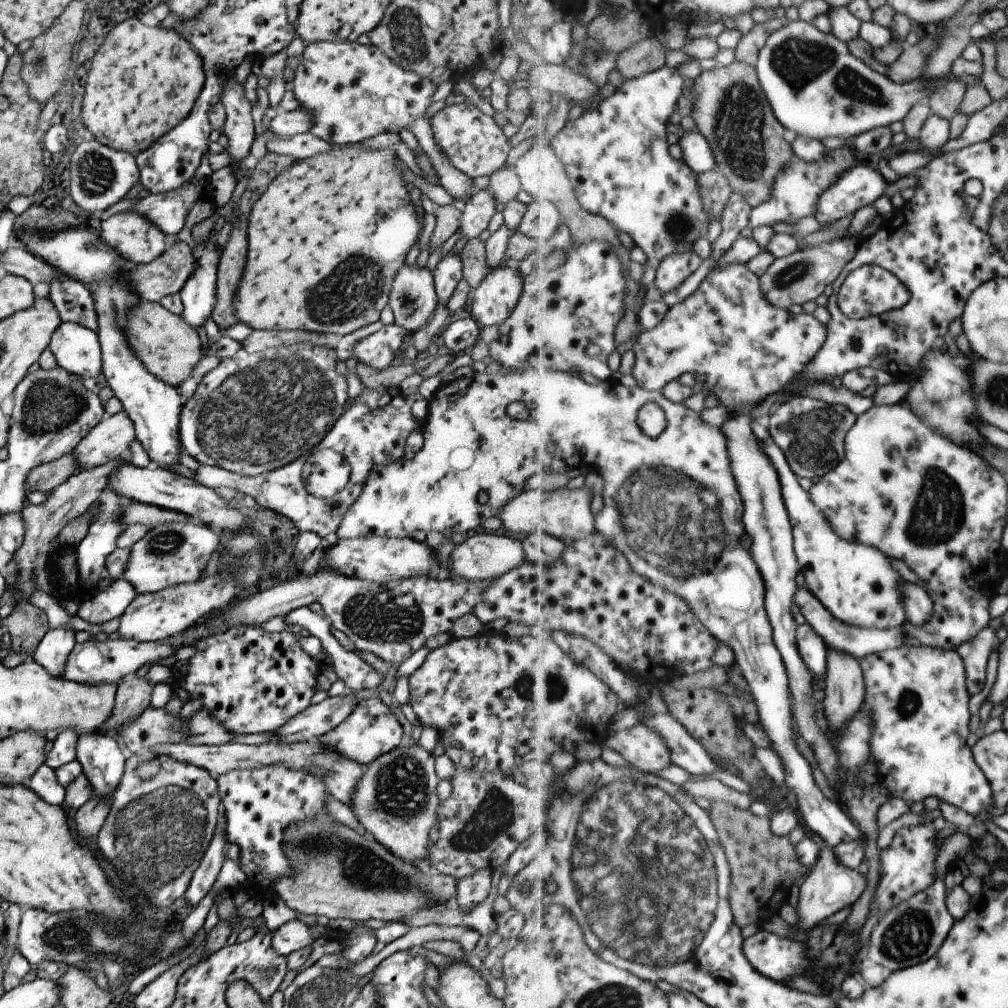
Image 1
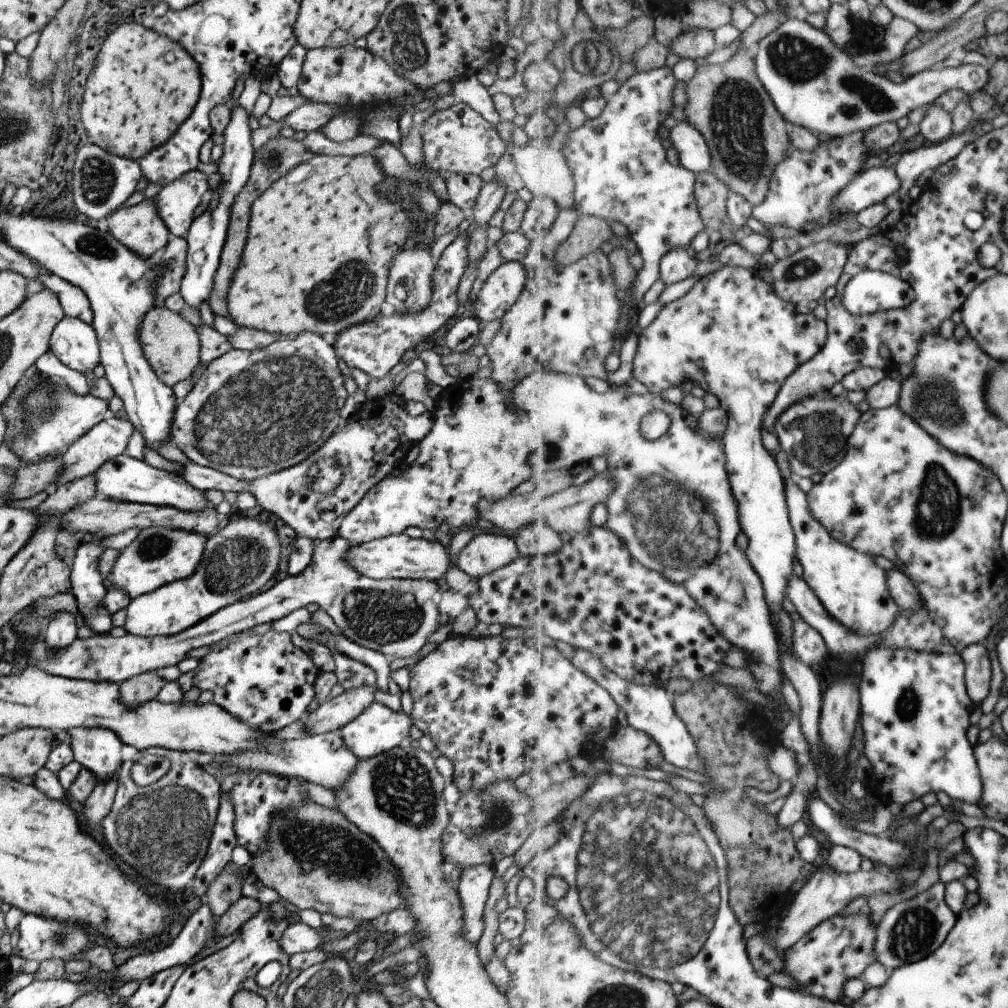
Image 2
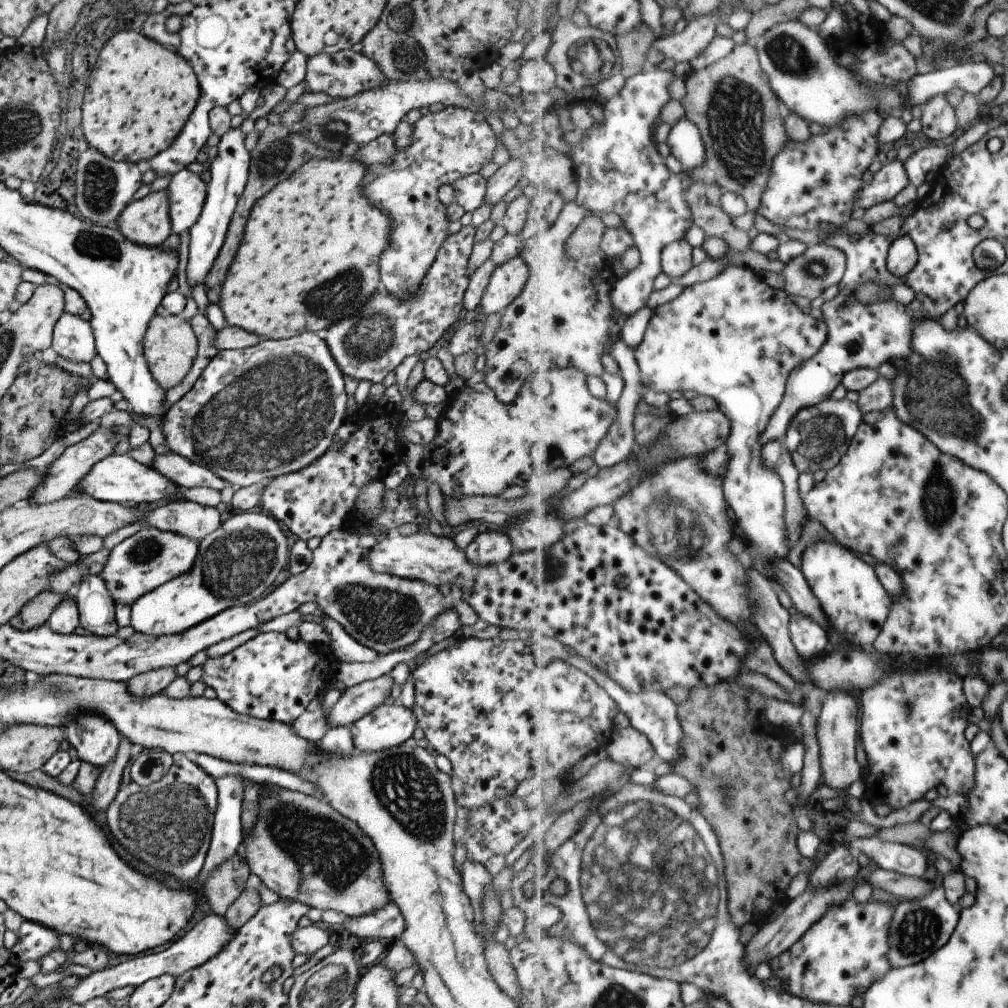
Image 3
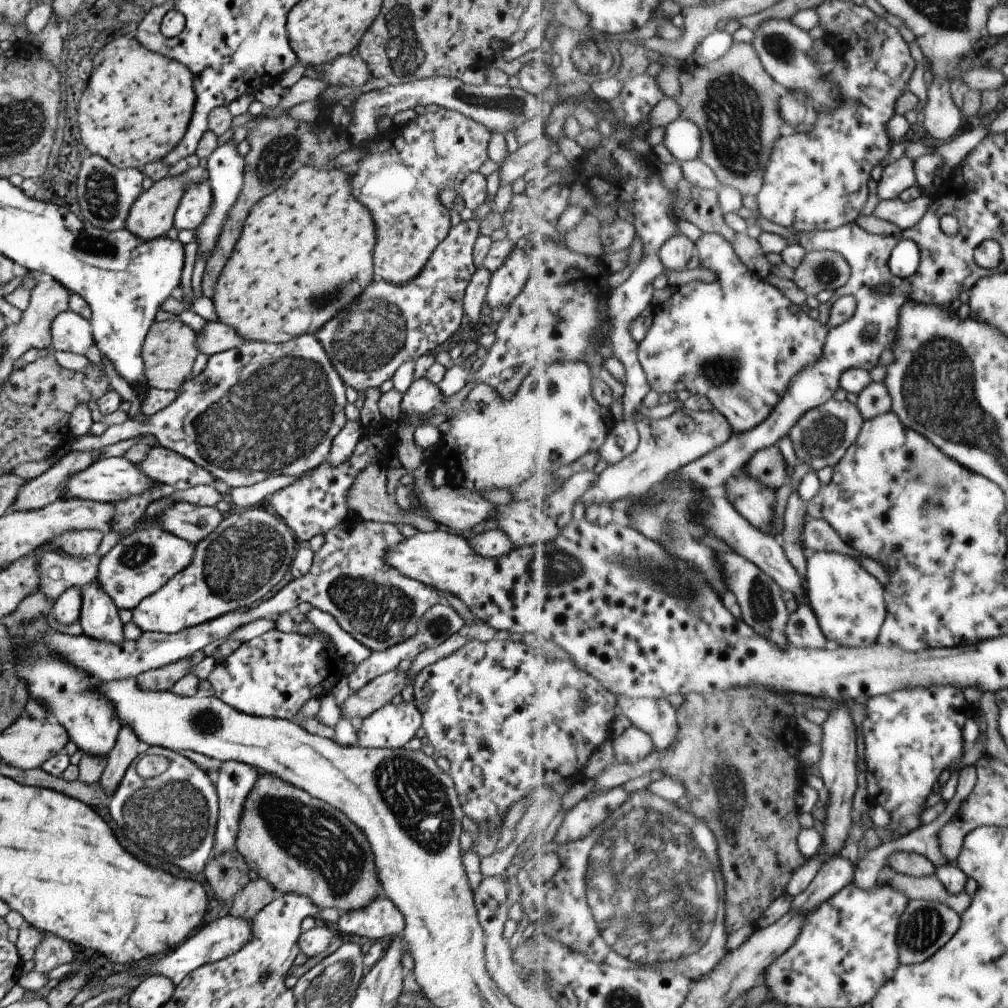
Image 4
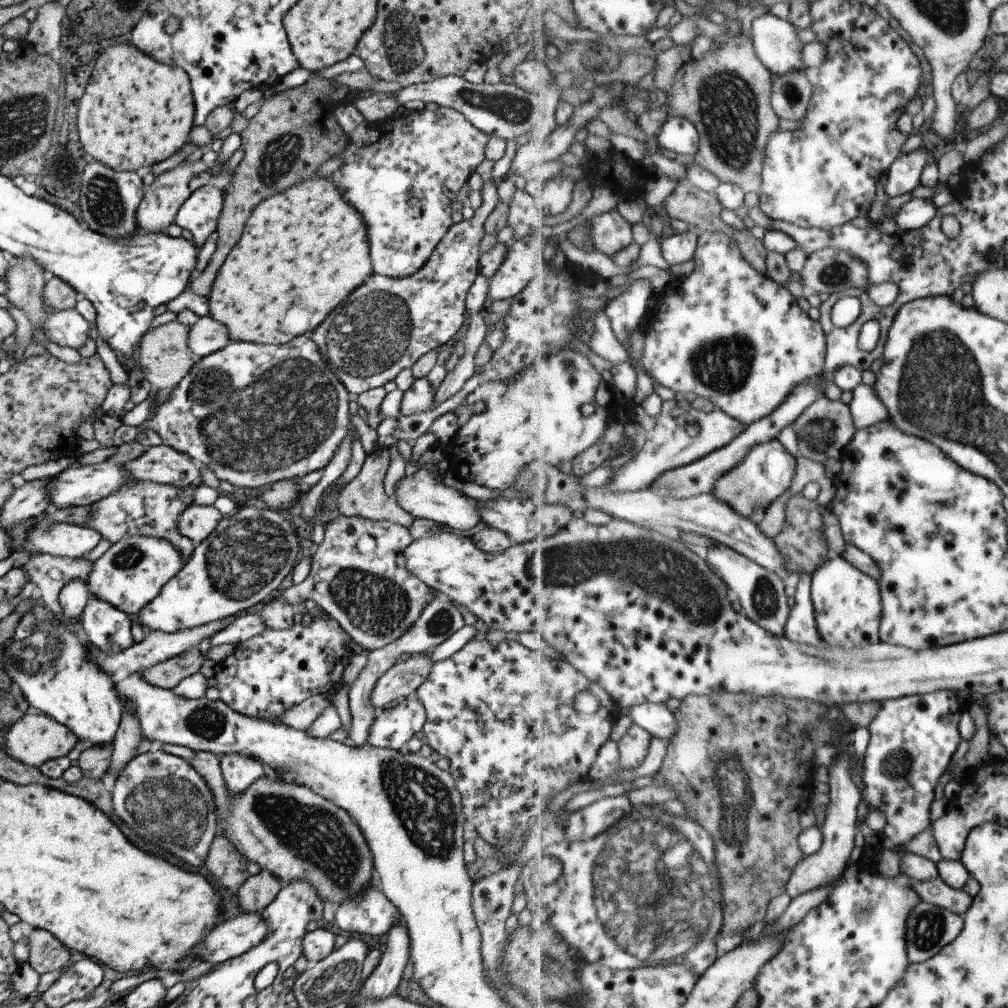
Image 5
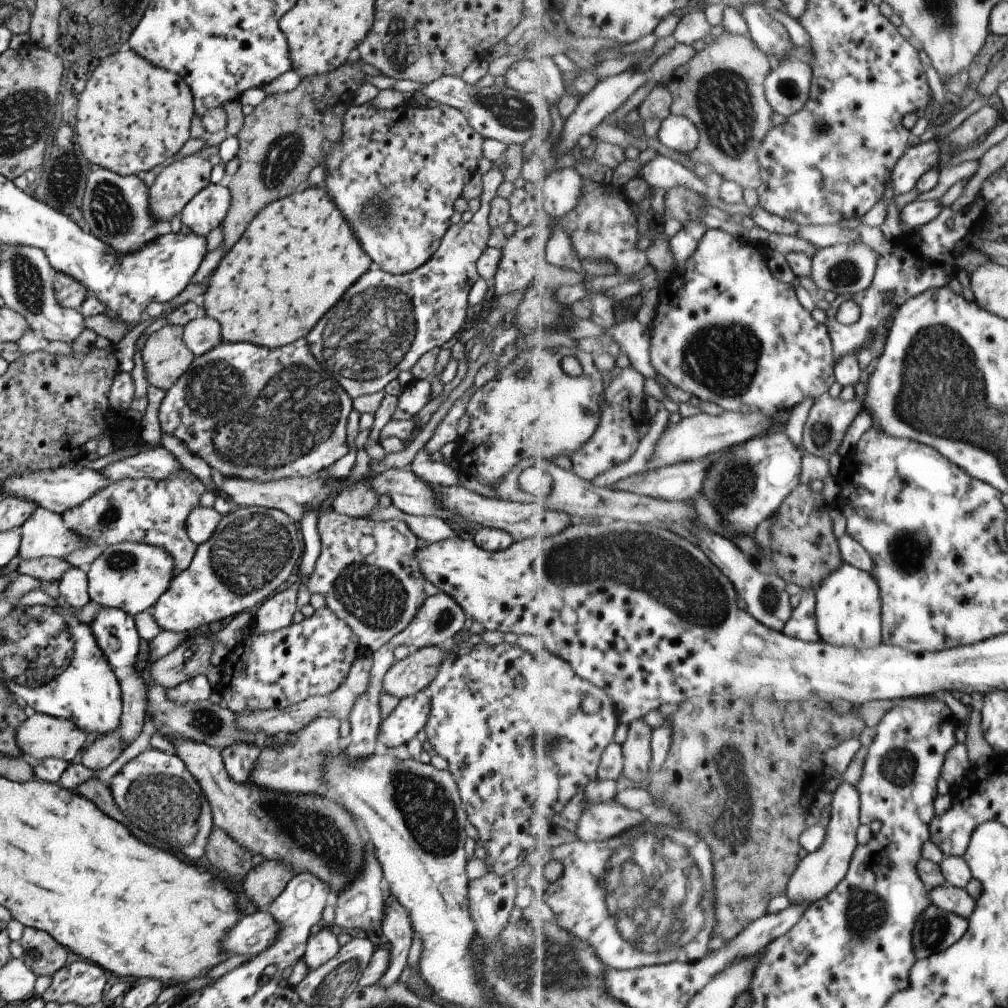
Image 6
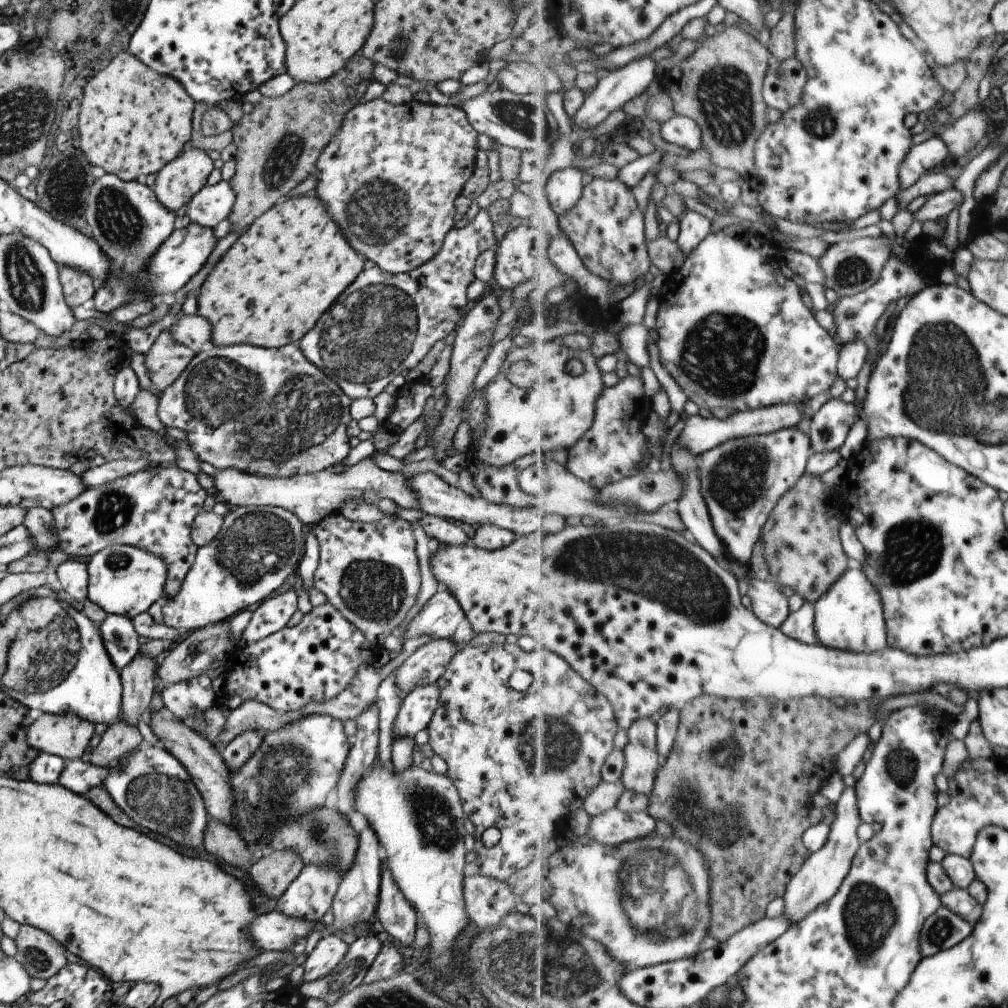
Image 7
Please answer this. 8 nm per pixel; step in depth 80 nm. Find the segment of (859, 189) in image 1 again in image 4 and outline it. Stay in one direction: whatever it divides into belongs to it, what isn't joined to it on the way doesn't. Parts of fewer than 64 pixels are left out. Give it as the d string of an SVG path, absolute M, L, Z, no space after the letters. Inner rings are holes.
M903 156L897 160L891 160L890 164L883 168L881 180L877 186L877 196L880 200L898 199L903 190L919 186L916 175L916 160Z

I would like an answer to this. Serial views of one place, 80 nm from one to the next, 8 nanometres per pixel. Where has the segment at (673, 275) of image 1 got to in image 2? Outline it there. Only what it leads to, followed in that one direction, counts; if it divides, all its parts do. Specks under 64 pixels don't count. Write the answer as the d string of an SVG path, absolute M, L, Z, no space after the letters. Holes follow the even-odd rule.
M689 245L670 250L662 258L661 280L665 286L687 280L694 276L695 269L700 263L695 253L696 250L692 245Z

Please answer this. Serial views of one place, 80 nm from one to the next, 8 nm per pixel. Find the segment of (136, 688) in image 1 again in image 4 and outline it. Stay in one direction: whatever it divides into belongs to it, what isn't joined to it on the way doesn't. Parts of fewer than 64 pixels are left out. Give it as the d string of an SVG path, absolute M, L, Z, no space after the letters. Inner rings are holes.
M185 657L174 663L138 674L136 683L143 690L169 691L180 678L191 672L189 668L191 668L189 657Z

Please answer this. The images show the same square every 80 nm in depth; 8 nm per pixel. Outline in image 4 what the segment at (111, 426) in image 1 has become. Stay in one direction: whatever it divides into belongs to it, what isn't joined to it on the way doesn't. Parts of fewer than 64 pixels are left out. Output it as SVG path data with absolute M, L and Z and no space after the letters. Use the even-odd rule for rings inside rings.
M68 452L62 458L57 458L59 462L53 467L20 486L14 502L7 507L7 513L36 511L54 500L63 498L63 489L69 476L86 469L90 463L97 460L98 452Z

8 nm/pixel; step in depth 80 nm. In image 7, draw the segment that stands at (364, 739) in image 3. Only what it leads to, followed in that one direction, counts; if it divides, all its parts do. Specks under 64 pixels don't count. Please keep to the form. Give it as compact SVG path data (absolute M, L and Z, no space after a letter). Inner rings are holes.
M433 684L416 686L402 695L398 713L392 722L393 737L413 736L419 730L426 728L434 710L438 706L440 688Z

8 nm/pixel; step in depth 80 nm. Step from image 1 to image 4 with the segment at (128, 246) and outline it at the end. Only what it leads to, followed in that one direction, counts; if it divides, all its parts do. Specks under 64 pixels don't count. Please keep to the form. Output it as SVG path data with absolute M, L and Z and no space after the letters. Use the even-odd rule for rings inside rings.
M197 165L193 168L188 168L178 175L167 175L153 182L152 185L147 190L143 191L130 206L124 228L132 232L135 236L145 240L165 236L167 230L173 227L174 212L186 185L204 183L207 180L207 169L202 168L201 165Z

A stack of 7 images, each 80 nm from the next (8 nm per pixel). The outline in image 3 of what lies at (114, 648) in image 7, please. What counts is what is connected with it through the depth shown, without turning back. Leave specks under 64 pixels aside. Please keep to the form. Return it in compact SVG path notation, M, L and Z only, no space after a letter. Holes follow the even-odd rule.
M100 575L82 577L77 585L75 604L79 625L96 637L113 637L117 632L114 617L115 602L107 592Z

